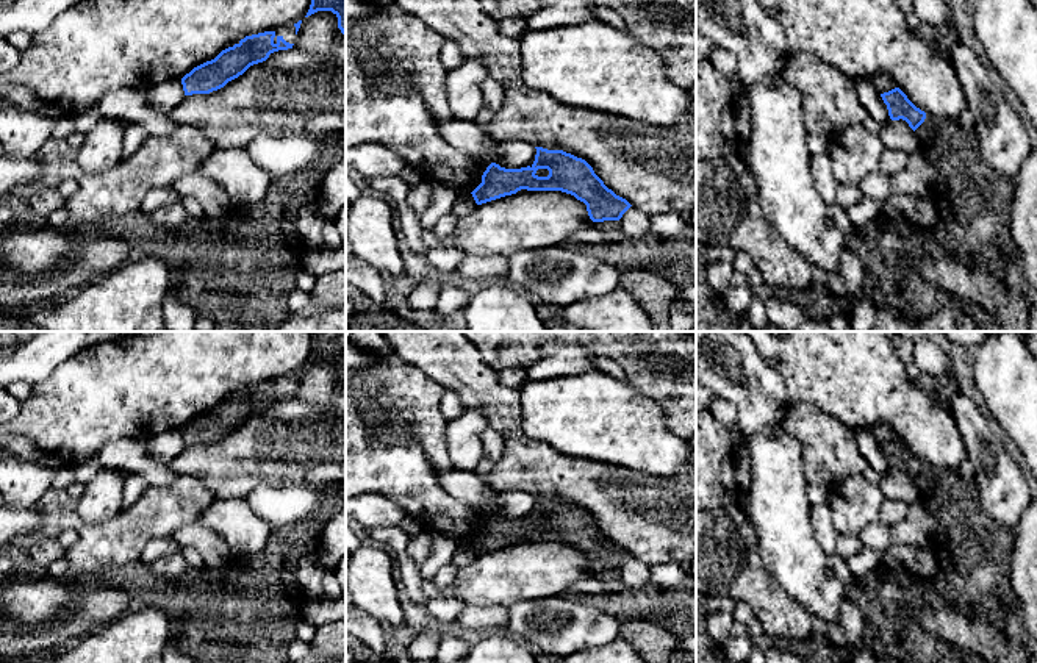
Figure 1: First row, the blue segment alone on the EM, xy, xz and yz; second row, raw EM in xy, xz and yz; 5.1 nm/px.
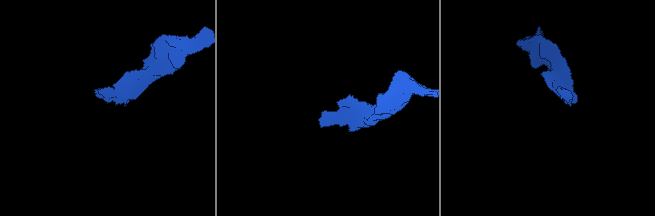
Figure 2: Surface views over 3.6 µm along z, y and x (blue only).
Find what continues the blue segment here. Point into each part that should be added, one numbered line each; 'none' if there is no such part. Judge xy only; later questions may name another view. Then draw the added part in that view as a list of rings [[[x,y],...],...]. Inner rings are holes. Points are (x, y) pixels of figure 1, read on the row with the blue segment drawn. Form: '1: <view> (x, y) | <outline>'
1: xy (288, 32) | [[[285,25],[285,27],[278,27],[275,30],[275,38],[274,38],[274,44],[277,44],[277,38],[282,36],[286,42],[294,44],[296,42],[296,27],[294,25]]]

